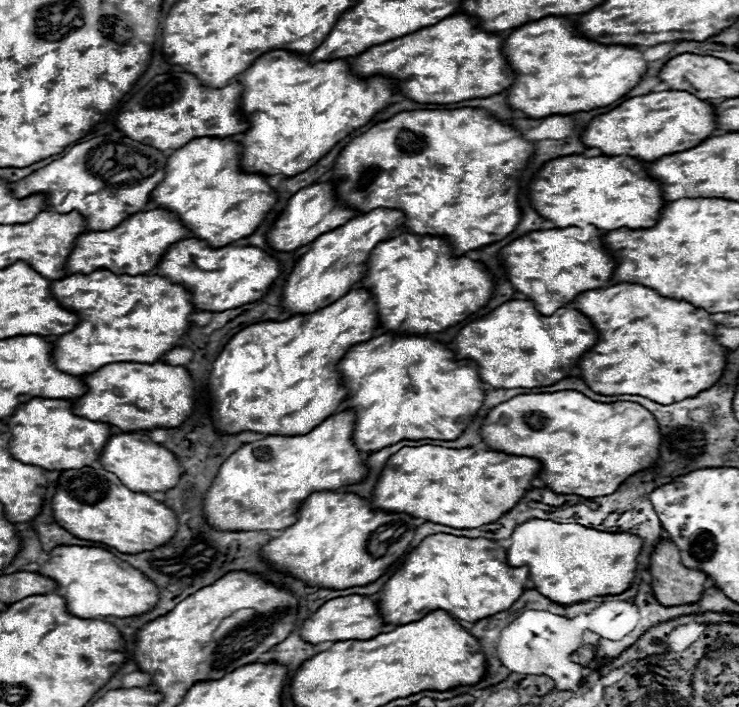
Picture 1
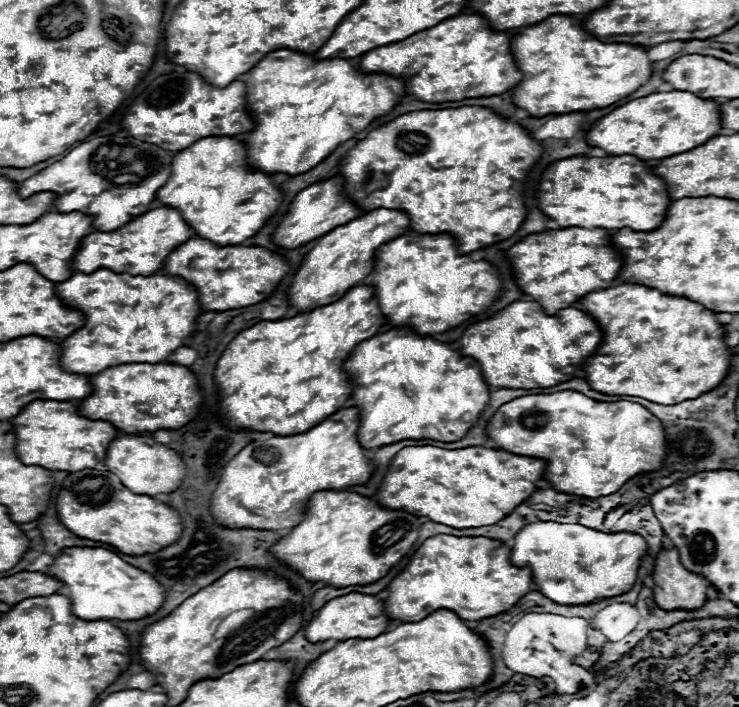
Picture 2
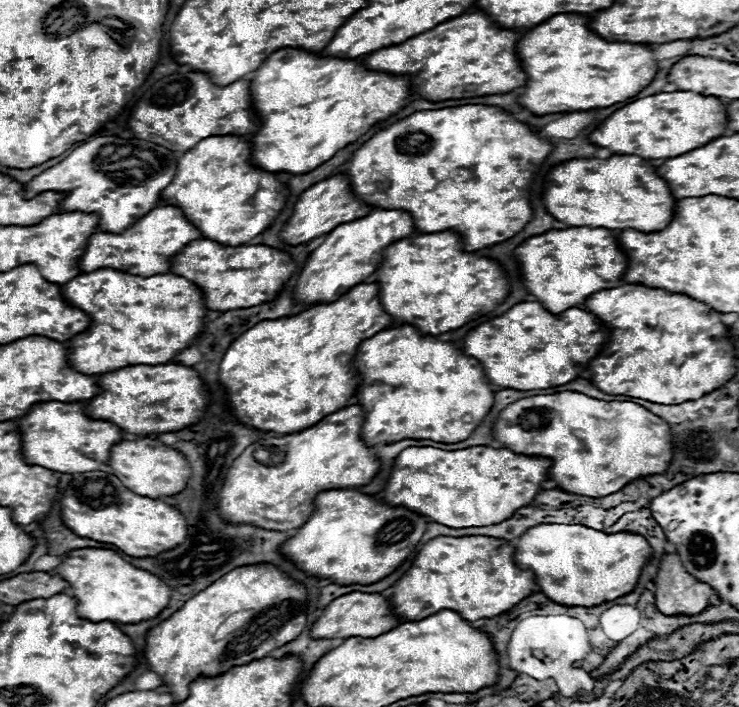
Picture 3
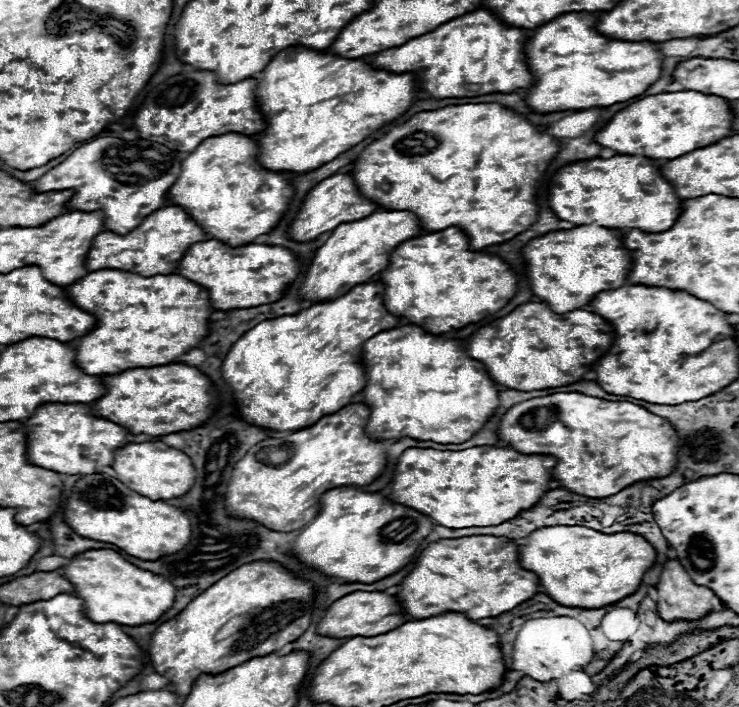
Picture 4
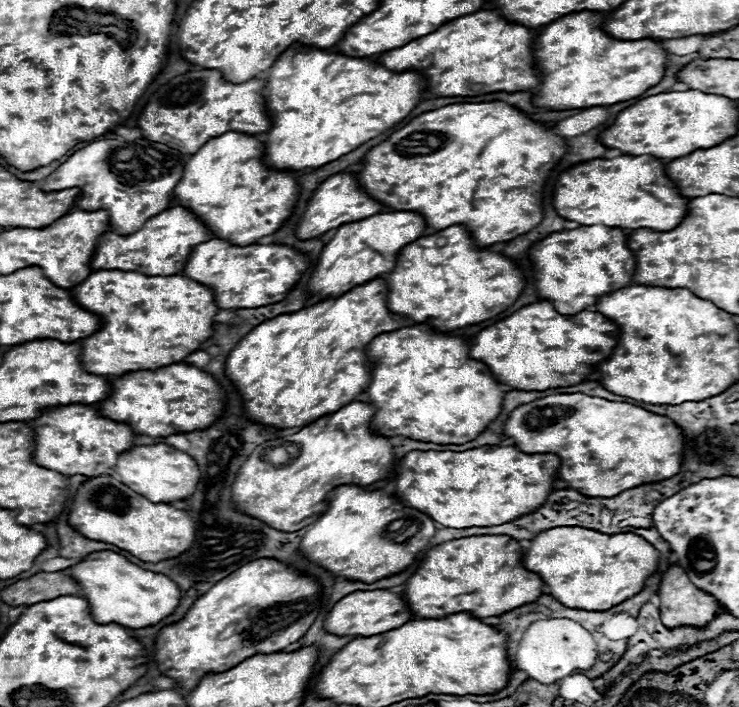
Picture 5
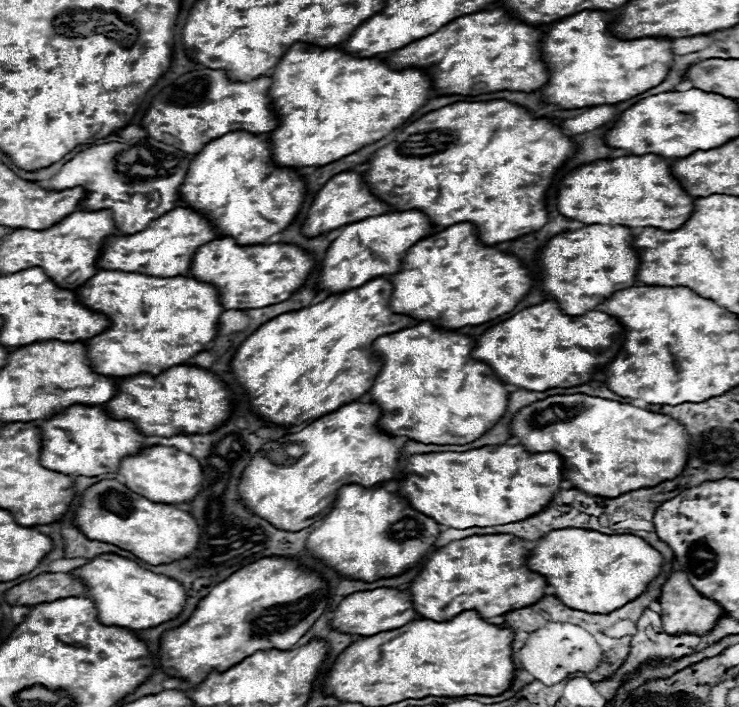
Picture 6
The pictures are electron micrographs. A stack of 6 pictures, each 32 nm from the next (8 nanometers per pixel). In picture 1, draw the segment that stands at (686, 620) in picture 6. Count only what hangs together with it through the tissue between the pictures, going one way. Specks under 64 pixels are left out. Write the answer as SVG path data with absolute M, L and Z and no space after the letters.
M660 542L652 554L652 590L662 606L680 606L680 604L696 604L708 586L712 586L710 578L698 570L690 570L680 562L678 548L672 542Z

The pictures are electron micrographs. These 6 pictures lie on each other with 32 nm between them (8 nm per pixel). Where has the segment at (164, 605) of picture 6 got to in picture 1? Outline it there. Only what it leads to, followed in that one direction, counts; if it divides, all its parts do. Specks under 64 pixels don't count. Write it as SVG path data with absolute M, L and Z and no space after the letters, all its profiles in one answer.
M58 546L50 552L50 562L46 562L40 570L42 576L48 576L58 582L62 596L68 602L68 610L86 620L96 618L132 618L152 610L158 604L158 586L146 578L140 570L134 570L128 562L116 558L112 552L102 548L86 548L86 546Z

